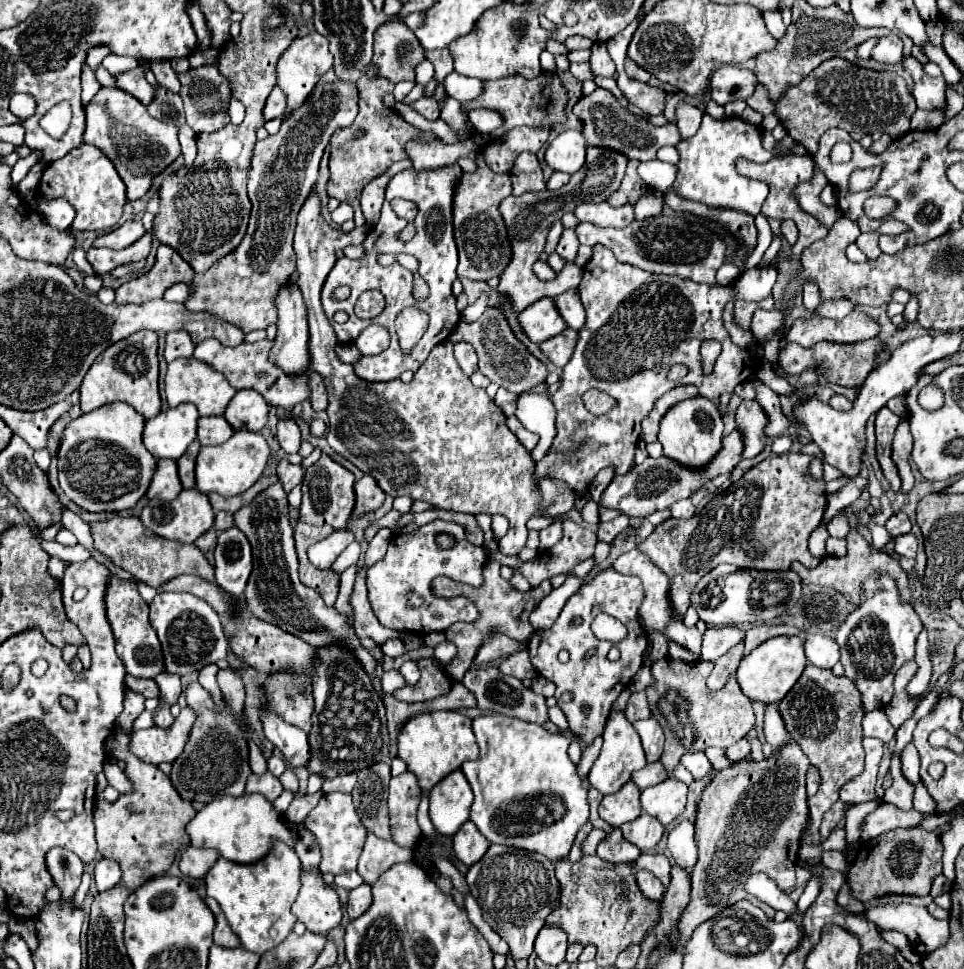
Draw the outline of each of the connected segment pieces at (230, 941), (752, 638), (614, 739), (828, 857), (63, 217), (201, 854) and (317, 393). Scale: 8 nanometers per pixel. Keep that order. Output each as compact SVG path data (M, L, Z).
M206 897L204 899L206 905L210 907L210 911L214 913L216 917L216 929L214 929L214 943L216 945L222 945L222 947L238 947L240 945L240 939L236 937L236 933L230 929L220 905L212 899L212 897Z
M758 625L746 631L746 651L750 653L752 649L756 649L760 643L764 643L770 637L778 637L778 635L802 635L800 629L790 627L790 625Z
M614 713L608 719L606 729L604 729L602 751L600 751L598 759L594 761L594 765L590 769L590 783L592 783L592 787L596 787L602 795L616 793L626 781L630 781L632 771L638 771L642 767L646 767L646 757L644 757L644 751L642 751L638 733L634 731L632 723L626 721L624 713Z
M828 851L828 853L824 853L824 855L822 855L822 863L824 863L824 865L828 865L830 869L834 869L834 871L848 873L844 853L838 853L838 851Z
M34 197L32 203L38 207L38 211L48 213L48 221L50 221L50 225L56 225L56 229L70 229L72 221L76 217L76 209L64 197L50 201L44 201L42 197Z
M188 847L182 857L180 857L180 871L186 877L194 877L194 879L202 879L208 869L216 863L220 855L214 849L196 849L196 847Z
M310 371L308 373L308 387L310 387L310 403L314 411L324 411L326 409L326 387L322 385L322 377L318 373Z

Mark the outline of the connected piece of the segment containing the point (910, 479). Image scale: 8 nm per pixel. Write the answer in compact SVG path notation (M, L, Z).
M904 417L896 428L892 442L892 461L898 467L904 493L908 493L912 489L912 485L914 485L914 476L909 465L913 444L909 419Z

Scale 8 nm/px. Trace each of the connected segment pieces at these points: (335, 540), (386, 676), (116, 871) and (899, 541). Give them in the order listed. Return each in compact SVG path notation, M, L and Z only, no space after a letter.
M334 531L328 539L322 539L320 543L314 543L308 549L308 559L318 569L330 569L332 561L354 541L354 535L350 531Z
M398 670L385 671L381 678L382 689L385 693L393 693L399 687L407 684Z
M102 859L96 869L94 869L94 881L96 881L96 887L98 891L108 891L112 889L114 885L118 885L120 881L120 867L116 861L110 861L110 859Z
M912 533L900 535L894 541L894 551L904 555L904 557L916 557L916 547L918 547L918 541L916 541L916 537Z

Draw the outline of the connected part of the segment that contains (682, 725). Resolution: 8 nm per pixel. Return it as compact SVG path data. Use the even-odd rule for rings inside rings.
M674 659L658 661L652 667L654 683L646 689L646 695L650 711L654 719L662 725L666 735L660 763L668 771L668 777L672 777L682 755L698 753L708 747L728 749L750 729L754 729L756 717L752 711L752 701L746 695L742 695L736 677L732 675L724 689L710 691L706 685L710 671L710 663L684 663Z

